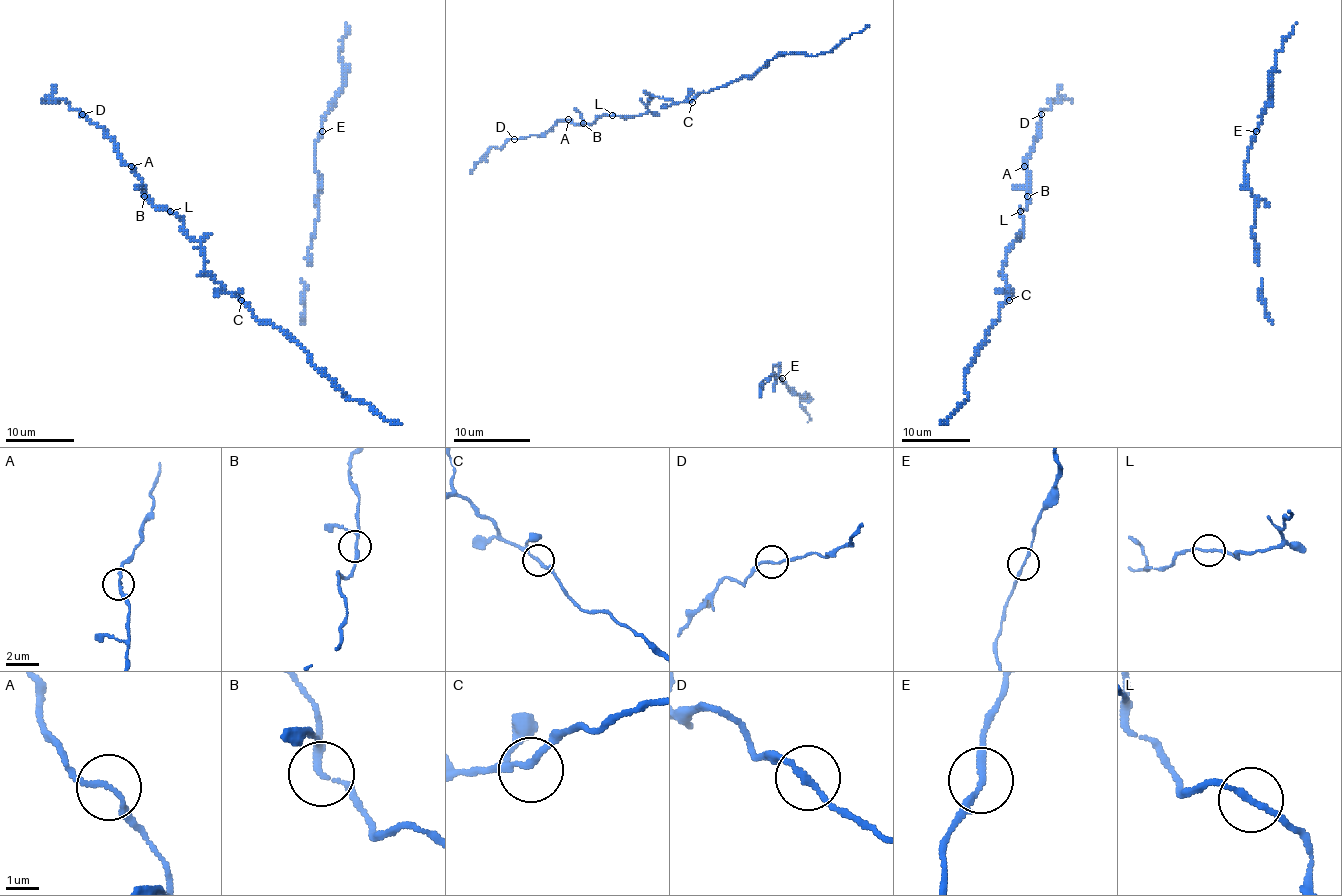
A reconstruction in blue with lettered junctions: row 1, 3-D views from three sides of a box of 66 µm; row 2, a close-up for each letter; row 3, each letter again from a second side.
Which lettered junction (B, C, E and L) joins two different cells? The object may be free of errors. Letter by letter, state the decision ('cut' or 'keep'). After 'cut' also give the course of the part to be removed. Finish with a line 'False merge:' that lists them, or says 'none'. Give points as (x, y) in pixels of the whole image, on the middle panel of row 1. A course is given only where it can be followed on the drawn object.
B: keep
C: keep
E: keep
L: keep
False merge: none

